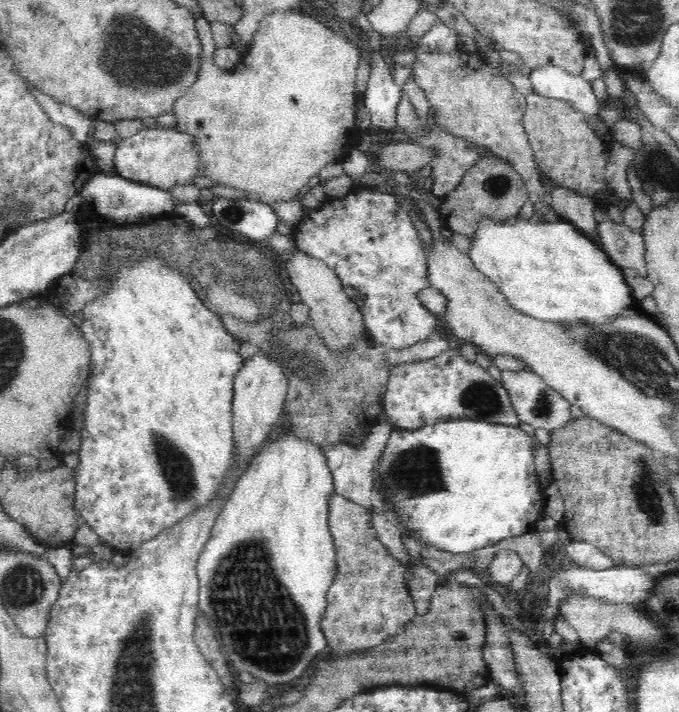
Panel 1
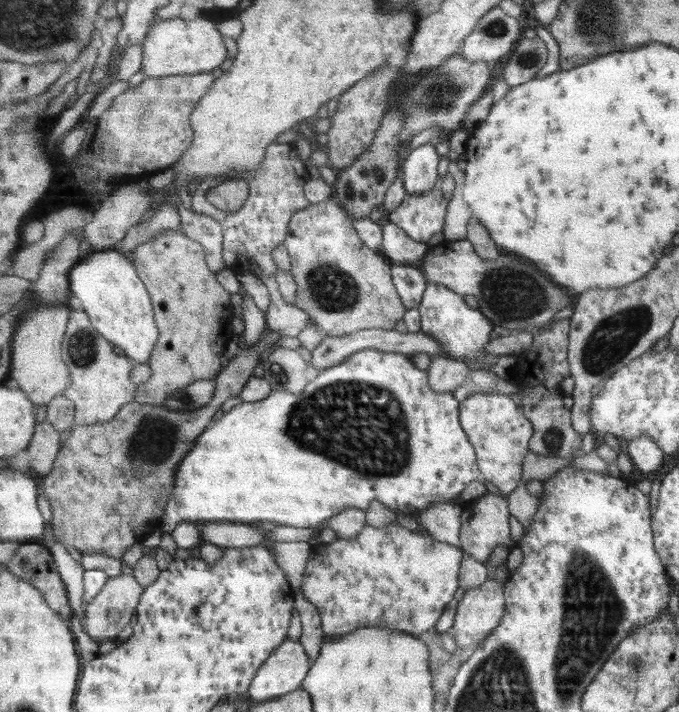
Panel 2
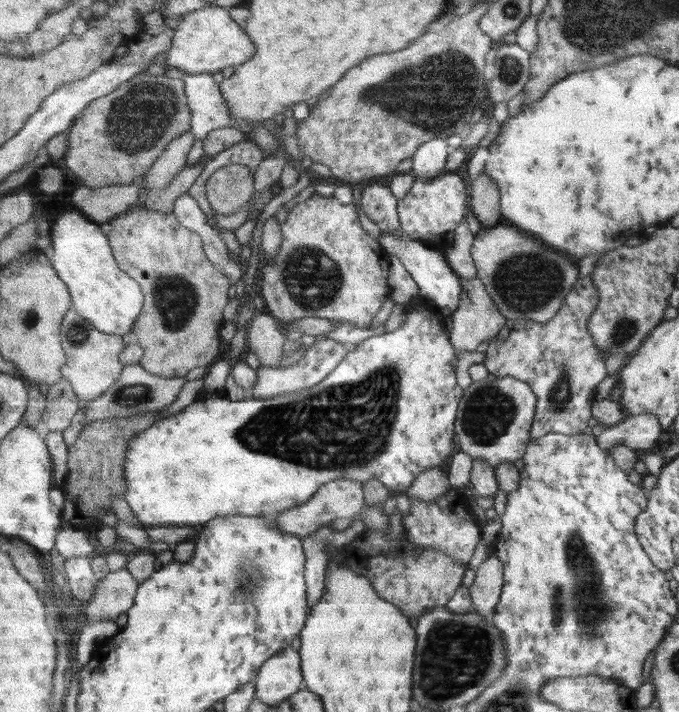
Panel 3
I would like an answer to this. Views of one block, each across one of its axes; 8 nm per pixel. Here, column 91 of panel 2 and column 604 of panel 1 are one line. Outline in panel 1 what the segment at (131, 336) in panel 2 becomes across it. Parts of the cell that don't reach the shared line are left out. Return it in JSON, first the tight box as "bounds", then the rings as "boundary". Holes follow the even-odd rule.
{"bounds":[470,210,638,324],"boundary":[[[528,210],[510,219],[480,216],[476,220],[477,230],[470,236],[470,258],[475,262],[477,269],[504,295],[506,302],[514,310],[540,320],[564,324],[604,324],[608,318],[638,308],[621,268],[590,238],[579,233],[576,225],[562,216],[561,218],[559,222],[549,222],[544,217],[534,217]]]}

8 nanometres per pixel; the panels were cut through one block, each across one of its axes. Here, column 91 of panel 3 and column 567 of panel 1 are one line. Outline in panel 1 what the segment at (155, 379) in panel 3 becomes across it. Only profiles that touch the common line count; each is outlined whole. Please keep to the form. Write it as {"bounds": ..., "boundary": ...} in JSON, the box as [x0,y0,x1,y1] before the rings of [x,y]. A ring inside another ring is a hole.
{"bounds":[500,369,571,432],"boundary":[[[529,369],[520,372],[502,370],[500,373],[501,382],[504,389],[508,391],[510,404],[514,407],[520,422],[526,422],[534,428],[544,428],[550,432],[562,428],[570,422],[571,404],[557,390],[548,386],[538,374]]]}

